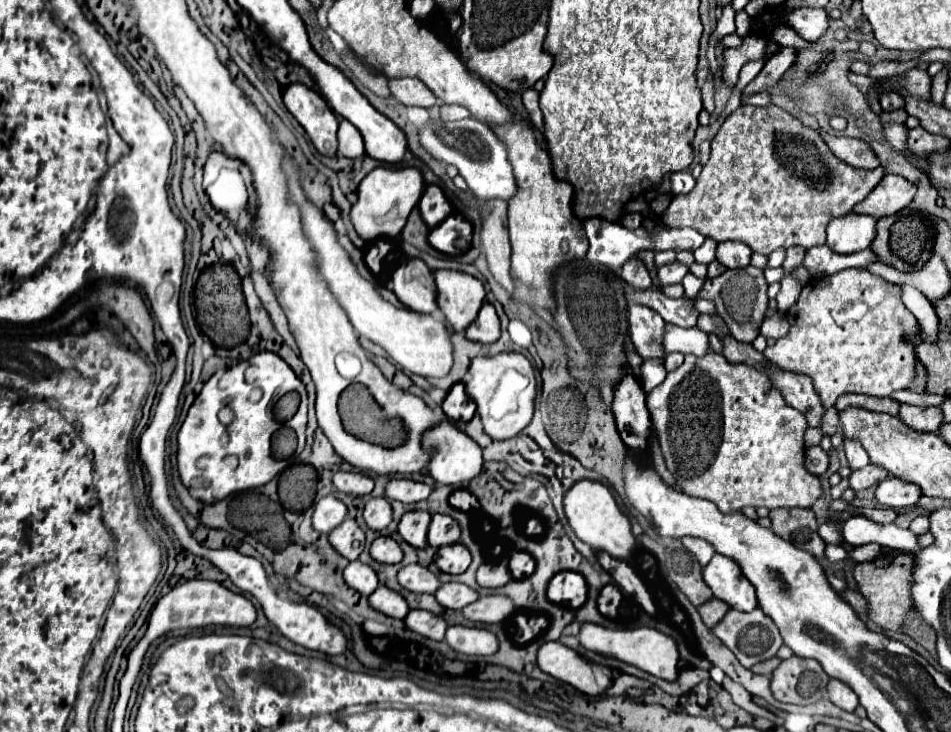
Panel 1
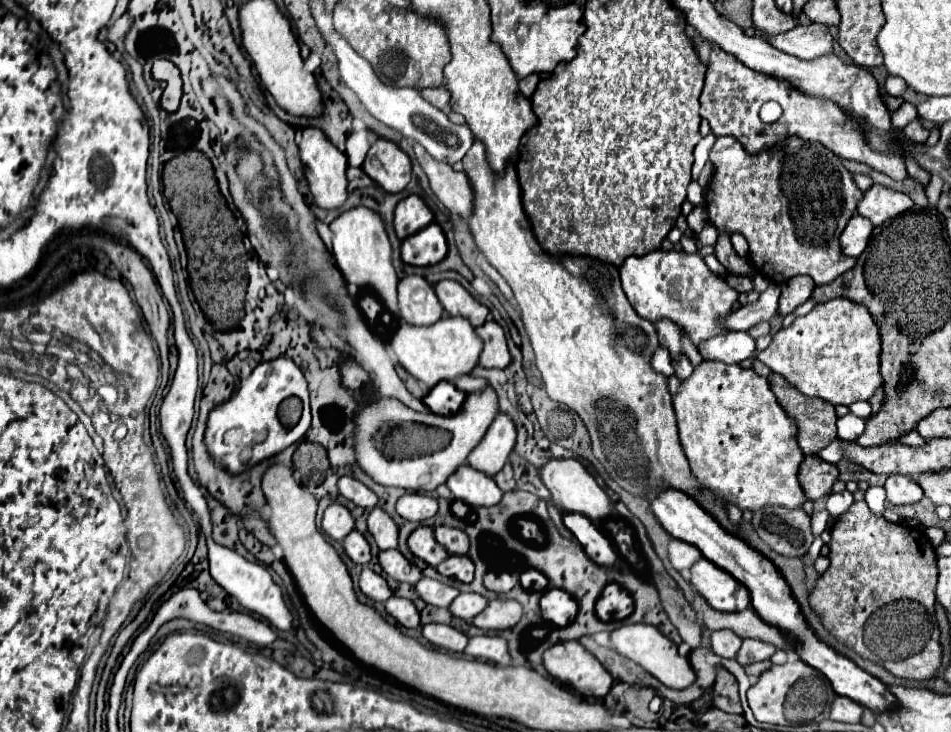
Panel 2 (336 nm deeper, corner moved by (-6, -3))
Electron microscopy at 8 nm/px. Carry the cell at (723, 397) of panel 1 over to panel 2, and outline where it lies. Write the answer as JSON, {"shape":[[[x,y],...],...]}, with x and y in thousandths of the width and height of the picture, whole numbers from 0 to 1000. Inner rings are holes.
{"shape":[[[739,492],[729,505],[729,511],[716,522],[714,536],[708,541],[708,557],[712,566],[714,598],[725,628],[727,648],[737,658],[737,664],[758,675],[764,686],[777,691],[779,697],[796,697],[811,689],[840,694],[844,686],[849,686],[838,656],[840,634],[846,626],[836,601],[838,582],[821,560],[809,522],[802,514],[779,503],[777,497],[764,500],[756,492]]]}

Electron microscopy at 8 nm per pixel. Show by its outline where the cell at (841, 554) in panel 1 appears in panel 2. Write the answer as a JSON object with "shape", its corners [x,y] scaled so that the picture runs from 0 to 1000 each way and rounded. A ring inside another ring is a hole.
{"shape":[[[861,697],[853,702],[853,721],[857,732],[863,732],[863,727],[870,721],[870,710],[872,710],[872,699],[870,697]]]}

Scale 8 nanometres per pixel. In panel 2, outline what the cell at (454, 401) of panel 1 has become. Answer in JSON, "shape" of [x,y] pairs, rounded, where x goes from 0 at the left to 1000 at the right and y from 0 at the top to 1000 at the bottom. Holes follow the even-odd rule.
{"shape":[[[462,522],[451,533],[449,541],[445,541],[445,552],[462,568],[476,568],[489,546],[489,536],[481,533],[474,522]]]}

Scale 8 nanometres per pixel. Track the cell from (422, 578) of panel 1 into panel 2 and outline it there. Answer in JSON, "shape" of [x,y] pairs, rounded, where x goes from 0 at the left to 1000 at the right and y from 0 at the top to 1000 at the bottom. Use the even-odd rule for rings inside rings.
{"shape":[[[443,790],[436,798],[436,806],[438,806],[438,811],[443,814],[445,822],[462,828],[462,831],[470,831],[478,820],[478,814],[483,811],[481,803],[470,801],[462,792],[455,792],[455,790]]]}

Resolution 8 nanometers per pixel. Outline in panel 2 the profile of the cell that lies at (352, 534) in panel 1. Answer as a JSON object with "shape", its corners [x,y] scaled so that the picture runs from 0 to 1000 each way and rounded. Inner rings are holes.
{"shape":[[[375,724],[365,730],[365,735],[361,738],[361,749],[363,749],[363,757],[373,770],[388,770],[388,765],[390,765],[390,749],[388,749],[386,738],[382,735],[382,730],[377,730]]]}

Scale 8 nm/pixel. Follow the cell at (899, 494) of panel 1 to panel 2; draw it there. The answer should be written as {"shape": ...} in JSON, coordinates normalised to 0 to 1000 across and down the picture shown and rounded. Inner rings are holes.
{"shape":[[[947,648],[935,650],[931,658],[931,669],[937,689],[964,689],[971,680],[968,664],[960,653]]]}

